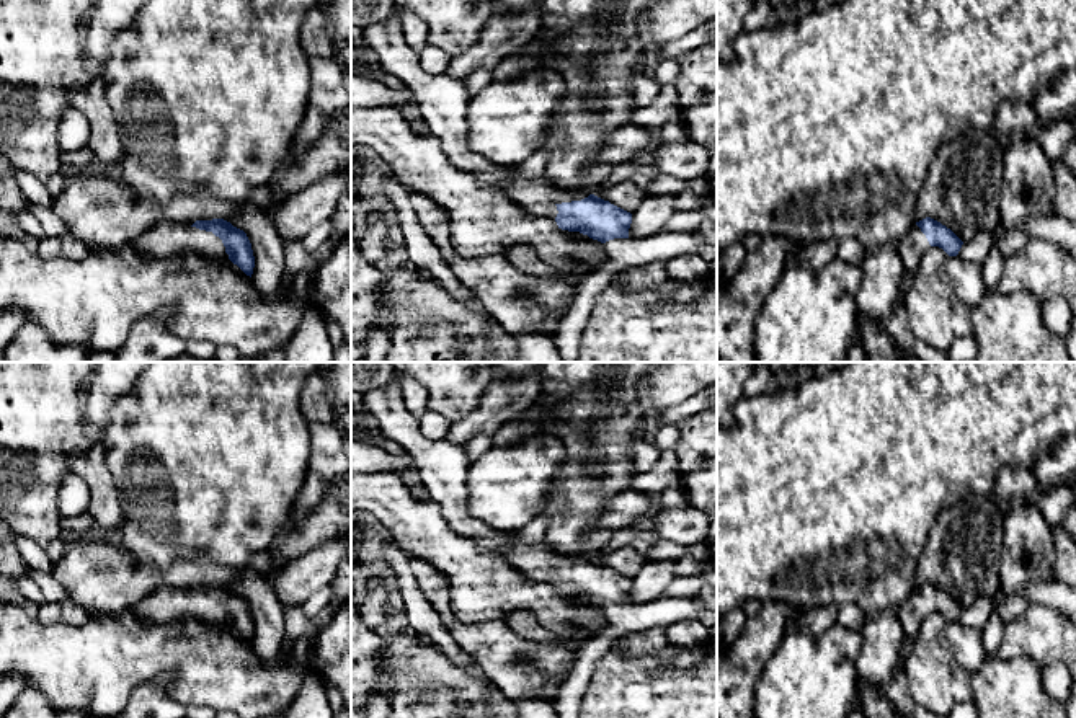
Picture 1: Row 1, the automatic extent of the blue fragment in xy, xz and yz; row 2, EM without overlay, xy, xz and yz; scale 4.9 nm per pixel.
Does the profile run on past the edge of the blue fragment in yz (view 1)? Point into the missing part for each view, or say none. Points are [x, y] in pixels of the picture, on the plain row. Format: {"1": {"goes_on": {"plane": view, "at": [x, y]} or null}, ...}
{"1": {"goes_on": {"plane": "yz", "at": [911, 612]}}}

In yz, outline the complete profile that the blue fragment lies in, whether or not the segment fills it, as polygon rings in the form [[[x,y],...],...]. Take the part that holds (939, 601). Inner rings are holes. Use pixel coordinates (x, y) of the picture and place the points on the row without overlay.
[[[926,583],[916,587],[909,597],[898,605],[898,620],[905,636],[914,638],[923,620],[931,612],[942,614],[949,622],[957,622],[963,607],[940,587]]]

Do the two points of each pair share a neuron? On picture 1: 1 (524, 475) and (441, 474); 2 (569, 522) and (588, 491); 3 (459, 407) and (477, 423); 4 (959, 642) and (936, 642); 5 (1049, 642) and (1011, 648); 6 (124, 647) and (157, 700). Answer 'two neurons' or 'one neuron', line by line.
1: two neurons
2: one neuron
3: two neurons
4: two neurons
5: one neuron
6: two neurons

